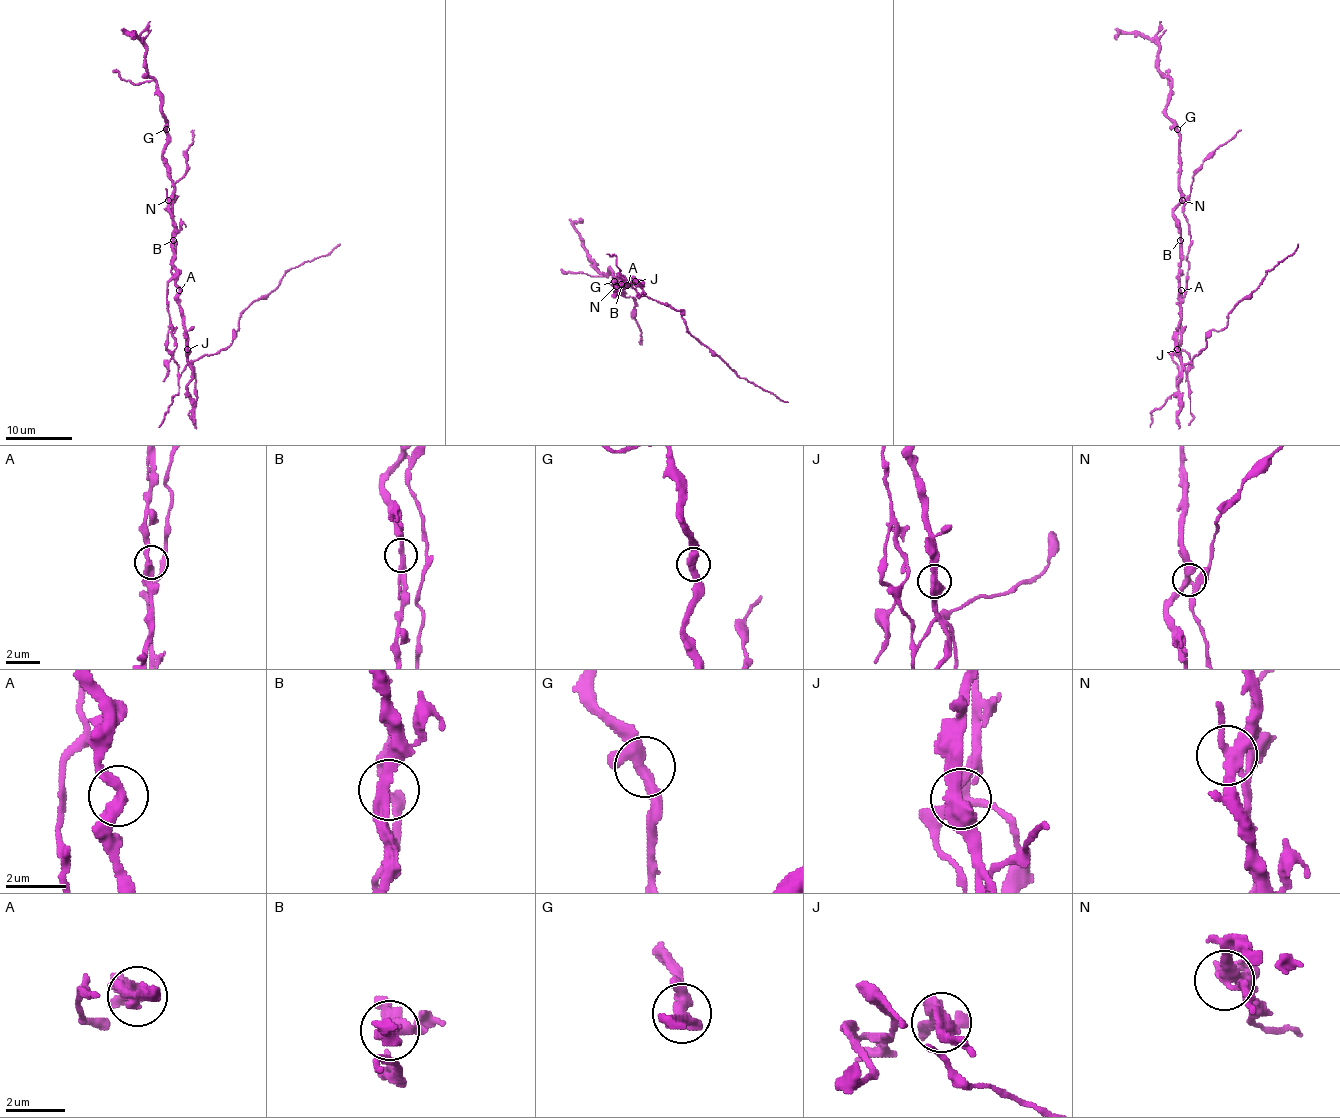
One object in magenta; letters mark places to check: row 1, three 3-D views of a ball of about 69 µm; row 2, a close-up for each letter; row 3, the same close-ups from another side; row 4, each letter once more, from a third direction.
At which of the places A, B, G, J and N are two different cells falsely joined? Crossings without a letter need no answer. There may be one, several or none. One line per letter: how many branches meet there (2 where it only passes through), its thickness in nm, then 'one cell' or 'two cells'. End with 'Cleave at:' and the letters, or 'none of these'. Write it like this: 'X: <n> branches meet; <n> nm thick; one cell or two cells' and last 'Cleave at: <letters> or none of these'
A: 2 branches meet; 320 nm thick; one cell
B: 2 branches meet; 320 nm thick; two cells
G: 3 branches meet; 360 nm thick; one cell
J: 2 branches meet; 480 nm thick; two cells
N: 5 branches meet; 320 nm thick; two cells
Cleave at: B, J, N

